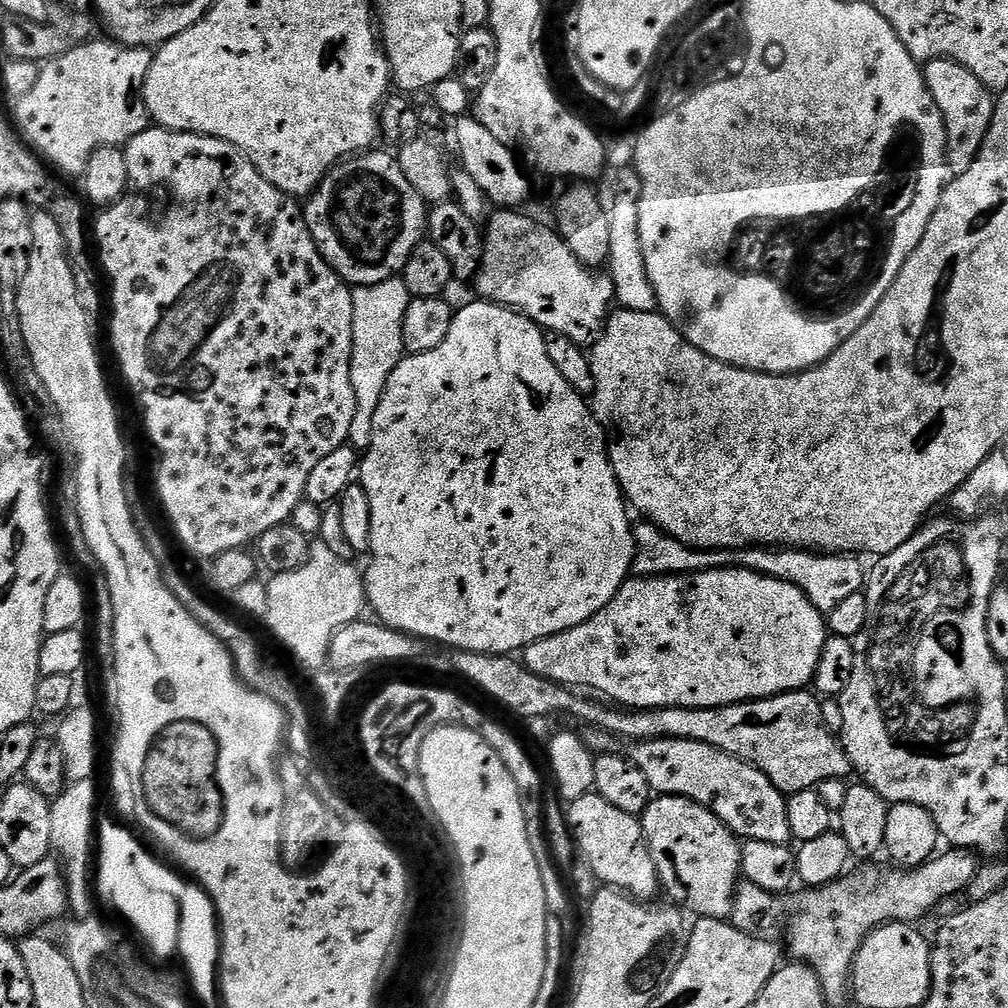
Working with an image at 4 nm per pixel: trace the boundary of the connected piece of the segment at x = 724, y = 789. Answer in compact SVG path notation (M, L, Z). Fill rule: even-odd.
M638 740L627 749L629 760L638 766L650 782L653 793L661 796L685 796L710 810L737 838L788 844L792 840L788 801L762 770L745 760L734 758L706 742L675 740Z

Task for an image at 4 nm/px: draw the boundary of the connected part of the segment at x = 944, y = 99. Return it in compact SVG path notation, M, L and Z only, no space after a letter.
M930 60L923 65L924 81L942 114L946 126L946 150L948 171L959 174L970 170L982 150L982 142L990 130L992 115L996 109L993 93L981 80L974 78L966 66L953 60Z

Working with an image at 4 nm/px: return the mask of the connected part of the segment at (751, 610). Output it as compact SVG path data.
M716 568L704 572L693 572L692 575L637 576L625 580L624 584L586 622L566 630L562 634L554 634L550 638L542 638L530 647L523 649L522 662L534 674L556 684L571 686L573 689L593 688L601 697L609 696L609 701L623 706L628 710L641 708L728 708L732 704L747 704L754 700L765 700L783 692L799 692L807 689L816 679L818 658L822 658L824 643L830 633L825 613L815 608L810 598L798 586L790 582L780 581L776 577L764 576L762 573L751 572L746 568Z

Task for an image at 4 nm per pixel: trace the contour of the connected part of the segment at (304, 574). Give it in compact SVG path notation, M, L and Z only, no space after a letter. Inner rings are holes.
M322 542L311 545L308 560L298 566L297 569L286 573L273 575L268 584L268 597L266 598L266 614L263 619L268 623L268 628L292 651L292 656L304 668L320 670L328 663L328 647L338 630L342 626L353 624L361 619L363 608L366 608L366 593L364 590L364 578L358 571L355 563L338 558L330 546Z

